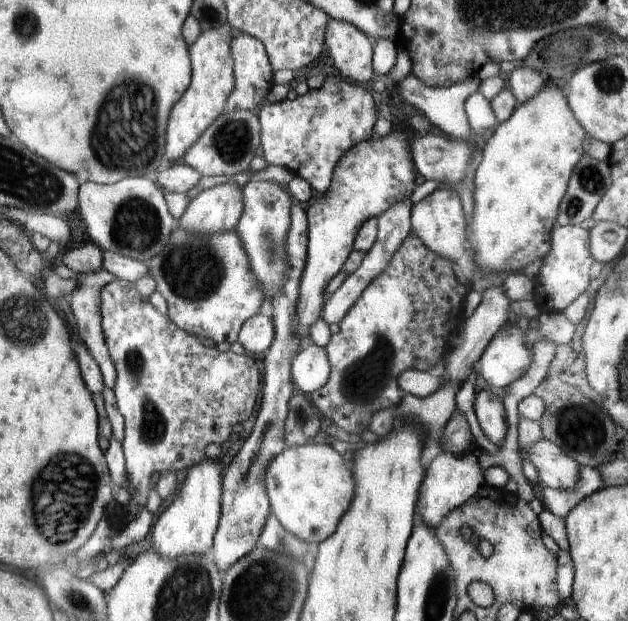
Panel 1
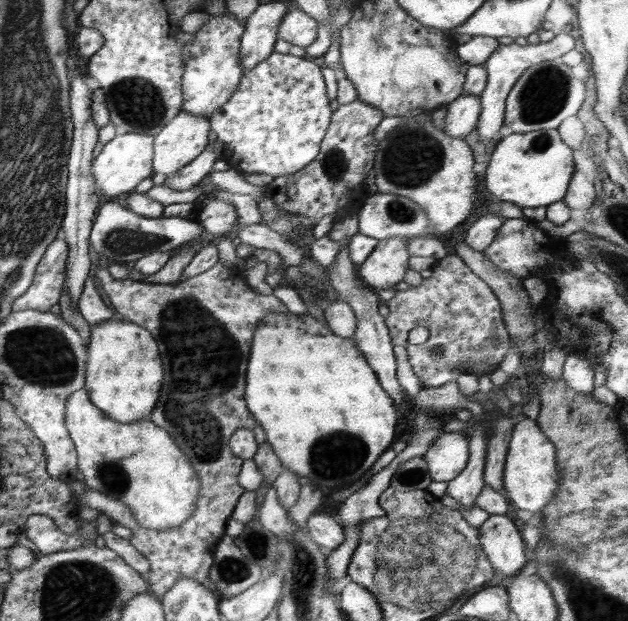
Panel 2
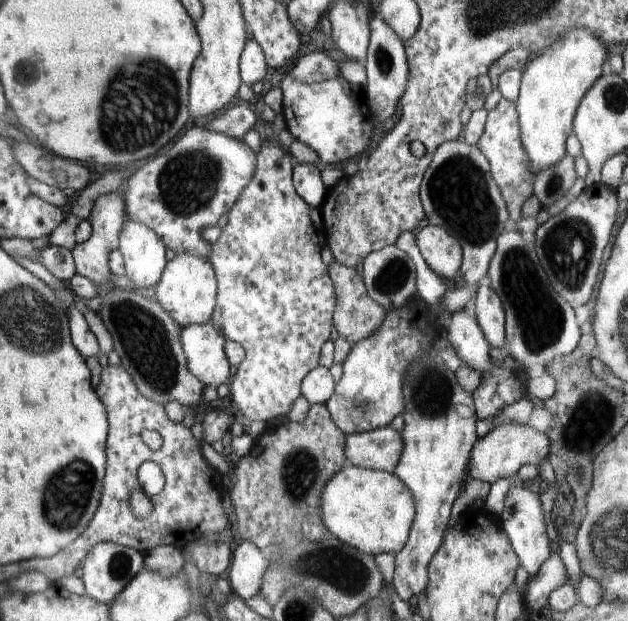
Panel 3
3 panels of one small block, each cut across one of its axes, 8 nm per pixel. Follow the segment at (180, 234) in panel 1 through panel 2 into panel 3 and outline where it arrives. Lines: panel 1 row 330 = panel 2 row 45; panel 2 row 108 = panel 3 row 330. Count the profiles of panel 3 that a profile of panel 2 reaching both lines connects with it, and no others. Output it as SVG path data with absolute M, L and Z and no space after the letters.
M211 322L190 325L181 330L181 345L190 374L198 377L203 385L230 384L232 372L226 356L227 338Z

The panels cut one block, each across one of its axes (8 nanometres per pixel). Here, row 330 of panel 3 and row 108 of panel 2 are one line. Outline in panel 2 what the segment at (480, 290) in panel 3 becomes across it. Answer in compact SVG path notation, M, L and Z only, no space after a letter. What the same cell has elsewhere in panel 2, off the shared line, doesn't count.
M562 31L550 42L542 42L540 44L529 44L527 46L519 46L518 44L508 44L508 46L500 45L494 50L492 56L482 65L487 72L487 83L485 89L478 95L481 104L481 113L476 125L480 142L484 142L488 146L488 150L496 146L501 139L499 130L504 126L505 119L505 102L509 95L510 89L516 84L516 81L522 76L522 73L533 64L545 60L560 59L567 52L575 48L575 40L568 33Z

